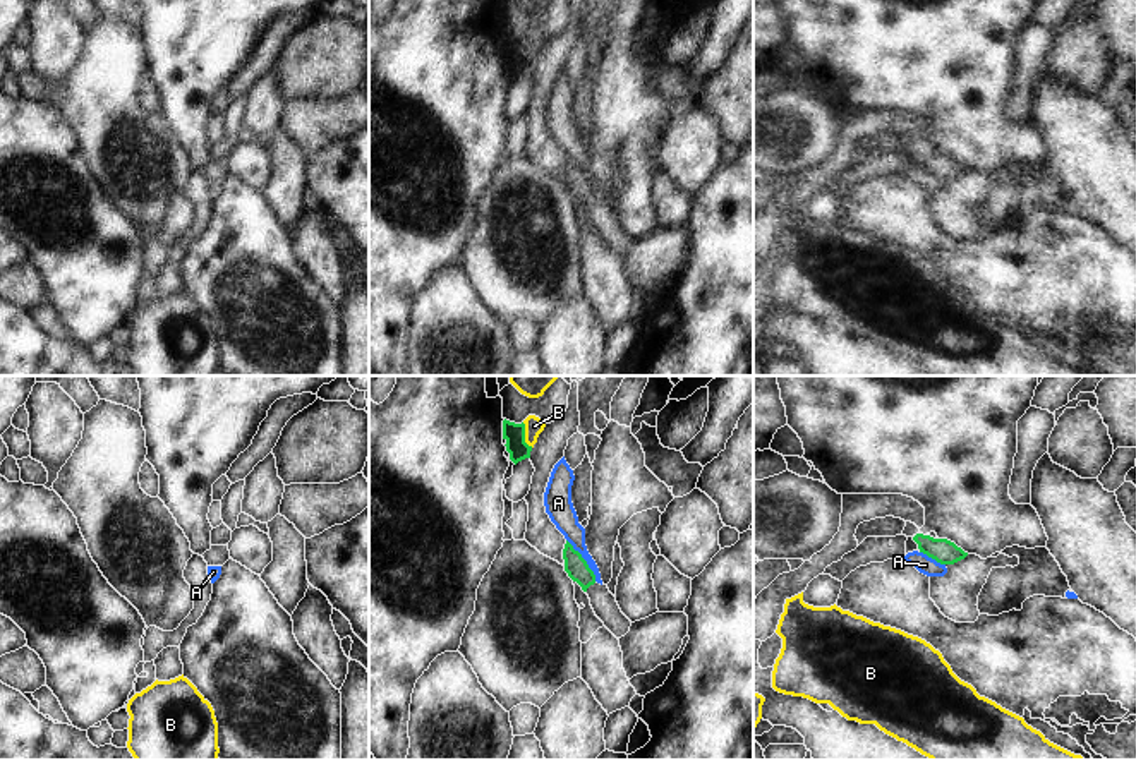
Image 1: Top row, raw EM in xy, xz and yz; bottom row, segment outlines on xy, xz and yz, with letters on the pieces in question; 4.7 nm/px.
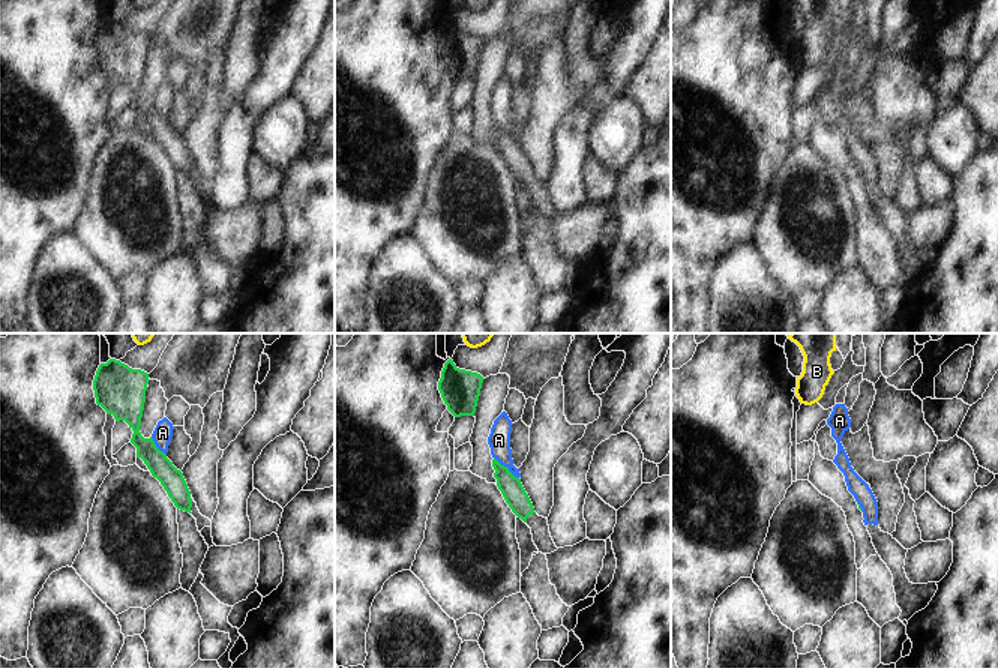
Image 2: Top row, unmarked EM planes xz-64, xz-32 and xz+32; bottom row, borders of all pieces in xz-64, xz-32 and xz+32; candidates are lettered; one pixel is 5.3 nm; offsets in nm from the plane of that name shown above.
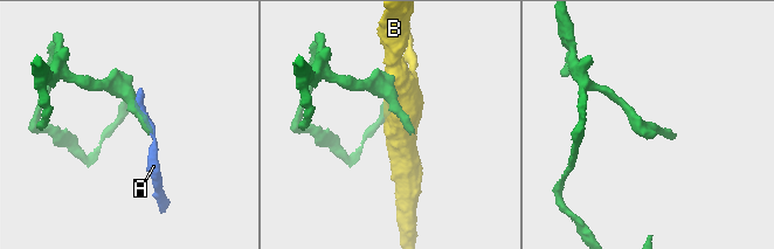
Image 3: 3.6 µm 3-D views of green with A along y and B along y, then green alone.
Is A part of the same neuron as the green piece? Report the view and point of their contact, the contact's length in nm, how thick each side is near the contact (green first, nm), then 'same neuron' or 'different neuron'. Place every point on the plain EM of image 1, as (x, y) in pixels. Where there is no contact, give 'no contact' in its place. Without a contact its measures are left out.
xz (584, 175) | 240 nm | 110/120 nm | different neuron

